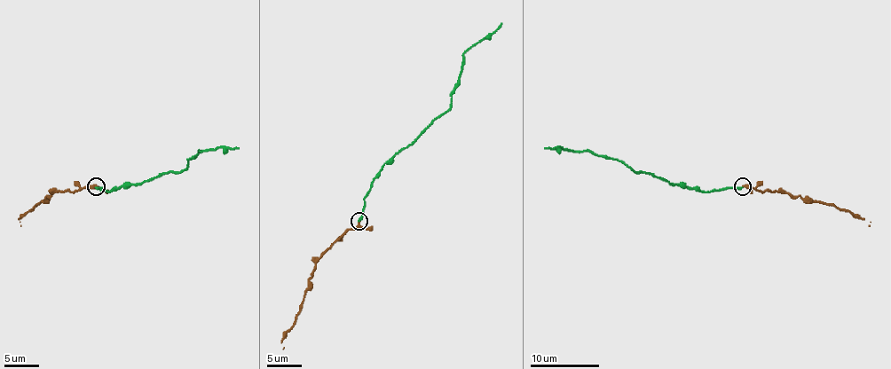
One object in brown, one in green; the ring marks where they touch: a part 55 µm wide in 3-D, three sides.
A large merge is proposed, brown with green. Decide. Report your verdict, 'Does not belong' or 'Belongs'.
Belongs

